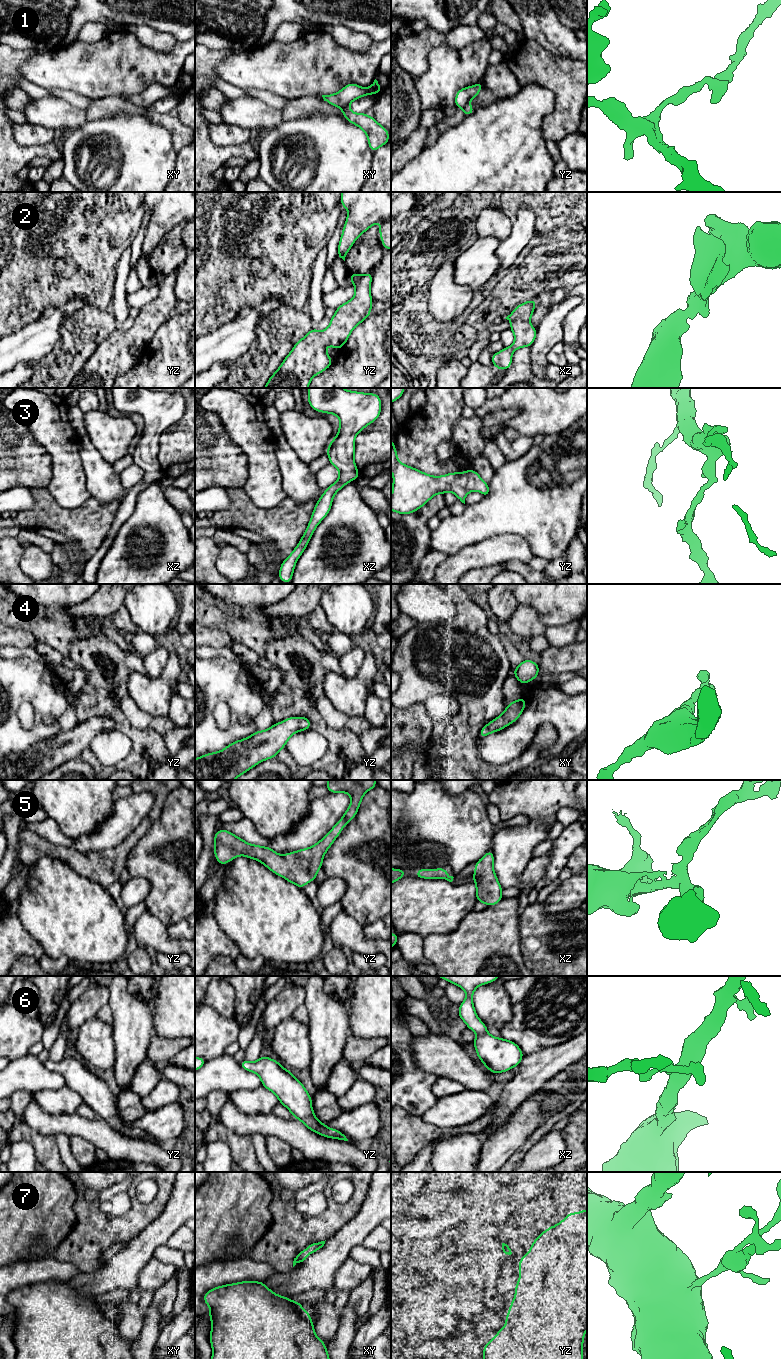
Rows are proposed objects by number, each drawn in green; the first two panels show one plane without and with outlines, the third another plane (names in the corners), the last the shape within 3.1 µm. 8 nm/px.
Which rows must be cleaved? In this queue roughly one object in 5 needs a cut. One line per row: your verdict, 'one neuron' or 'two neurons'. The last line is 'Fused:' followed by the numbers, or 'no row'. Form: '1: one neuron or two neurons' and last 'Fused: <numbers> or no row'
1: two neurons
2: one neuron
3: one neuron
4: one neuron
5: one neuron
6: one neuron
7: one neuron
Fused: 1

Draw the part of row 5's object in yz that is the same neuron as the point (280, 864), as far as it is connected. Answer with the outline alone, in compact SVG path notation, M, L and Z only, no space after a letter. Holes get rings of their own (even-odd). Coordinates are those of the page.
M328 780L326 787L329 790L329 793L343 792L349 794L351 797L351 804L347 808L342 818L337 822L337 824L333 826L332 829L319 842L309 848L286 853L284 855L279 855L268 846L263 847L249 844L243 839L237 837L235 834L225 829L221 829L214 833L215 843L213 849L215 858L220 865L226 865L237 856L246 856L264 864L273 873L283 877L290 883L303 889L304 886L310 881L316 880L317 873L322 867L323 857L327 850L333 844L335 839L340 835L343 827L346 826L356 816L365 793L375 788L376 786L377 783L375 780Z

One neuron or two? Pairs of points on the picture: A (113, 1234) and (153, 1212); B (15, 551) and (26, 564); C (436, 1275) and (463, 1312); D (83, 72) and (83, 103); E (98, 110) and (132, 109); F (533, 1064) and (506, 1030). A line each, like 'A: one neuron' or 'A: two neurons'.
A: one neuron
B: two neurons
C: one neuron
D: two neurons
E: one neuron
F: two neurons

